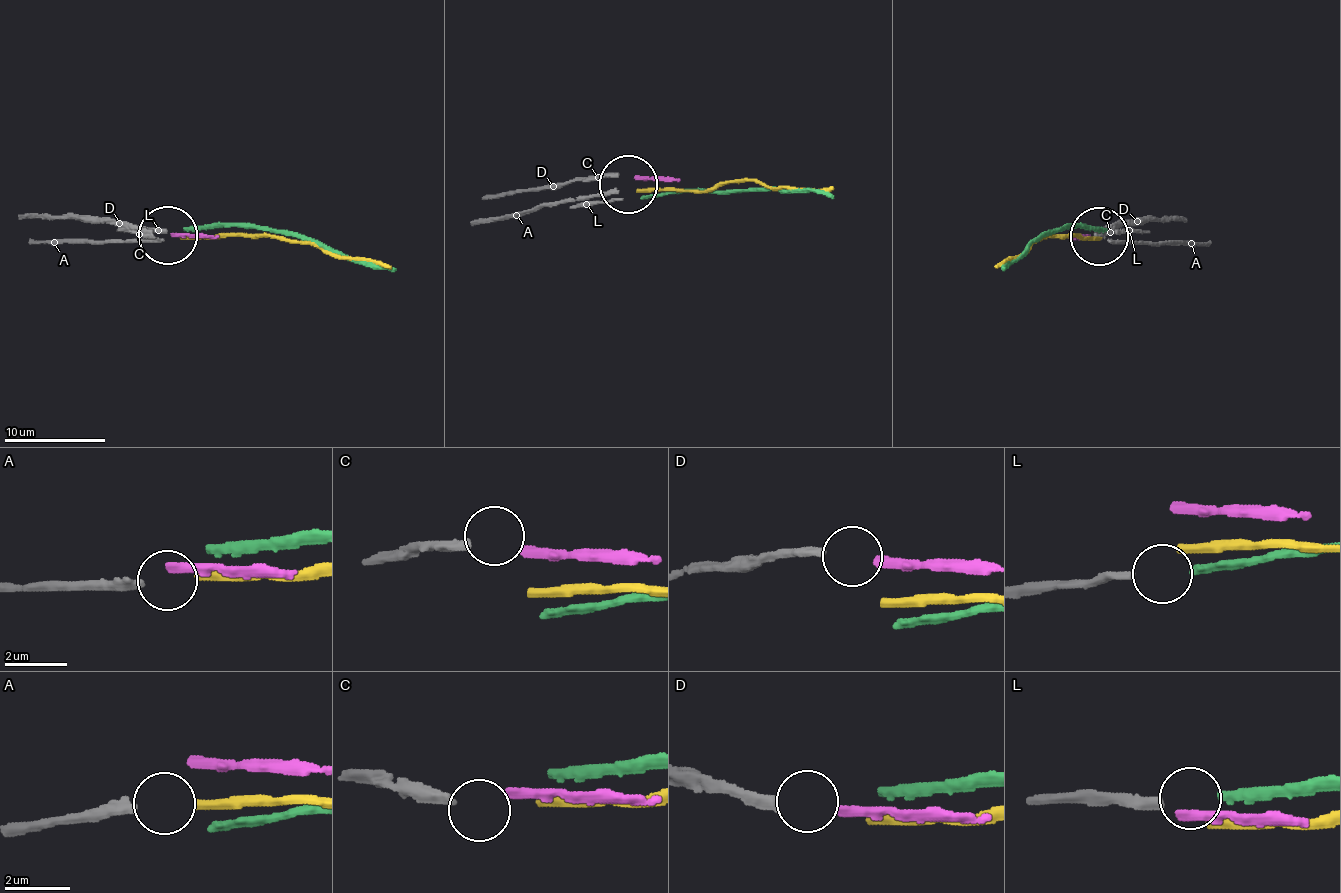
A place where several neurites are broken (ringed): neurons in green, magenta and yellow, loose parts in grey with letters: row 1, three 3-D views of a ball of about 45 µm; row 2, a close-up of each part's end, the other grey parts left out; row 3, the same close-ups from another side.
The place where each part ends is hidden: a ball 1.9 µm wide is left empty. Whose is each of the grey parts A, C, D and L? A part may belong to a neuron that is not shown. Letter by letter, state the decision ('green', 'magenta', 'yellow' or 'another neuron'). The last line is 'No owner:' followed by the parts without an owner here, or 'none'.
A: yellow
C: another neuron
D: magenta
L: green
No owner: C

